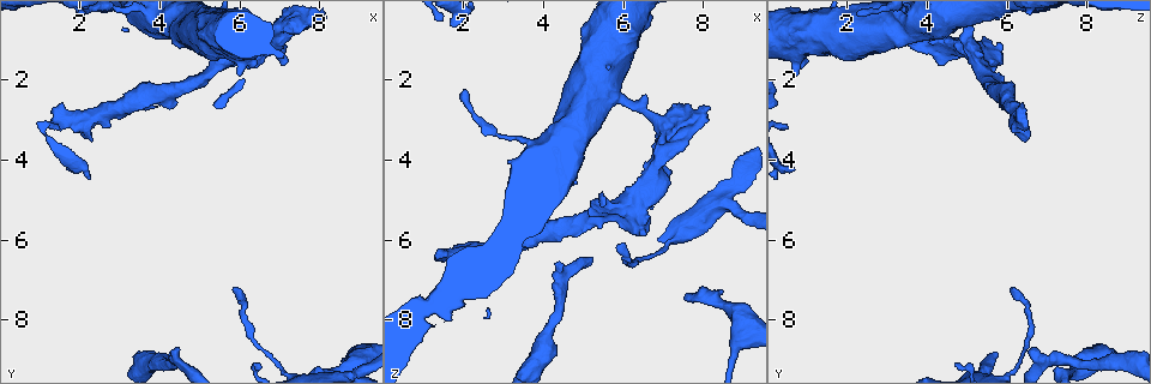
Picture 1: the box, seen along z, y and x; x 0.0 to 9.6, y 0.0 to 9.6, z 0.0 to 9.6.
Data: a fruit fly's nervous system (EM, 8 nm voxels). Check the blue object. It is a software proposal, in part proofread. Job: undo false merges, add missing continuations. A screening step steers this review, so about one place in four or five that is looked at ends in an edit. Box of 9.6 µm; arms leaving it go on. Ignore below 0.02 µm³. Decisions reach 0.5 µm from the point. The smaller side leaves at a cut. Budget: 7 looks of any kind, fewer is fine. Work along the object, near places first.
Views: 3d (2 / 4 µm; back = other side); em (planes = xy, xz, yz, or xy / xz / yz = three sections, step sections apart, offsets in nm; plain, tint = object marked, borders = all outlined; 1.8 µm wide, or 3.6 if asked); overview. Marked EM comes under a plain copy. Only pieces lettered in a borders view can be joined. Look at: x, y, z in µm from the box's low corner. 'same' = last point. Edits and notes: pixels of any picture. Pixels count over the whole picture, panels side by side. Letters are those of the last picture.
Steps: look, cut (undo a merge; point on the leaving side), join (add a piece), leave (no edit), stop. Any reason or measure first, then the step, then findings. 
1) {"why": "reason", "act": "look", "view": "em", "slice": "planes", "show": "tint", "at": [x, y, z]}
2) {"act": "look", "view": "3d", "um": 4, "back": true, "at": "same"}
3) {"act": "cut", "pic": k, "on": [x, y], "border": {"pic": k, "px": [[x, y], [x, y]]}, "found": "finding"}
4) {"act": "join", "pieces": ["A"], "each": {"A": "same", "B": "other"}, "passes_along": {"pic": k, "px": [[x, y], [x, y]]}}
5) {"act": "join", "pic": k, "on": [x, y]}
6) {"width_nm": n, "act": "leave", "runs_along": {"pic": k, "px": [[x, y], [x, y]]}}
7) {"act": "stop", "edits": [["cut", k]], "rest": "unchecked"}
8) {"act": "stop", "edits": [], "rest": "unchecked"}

{"why": "sudden change in width", "act": "look", "view": "em", "slice": "planes", "show": "borders", "at": [7.15, 0.60, 3.20]}

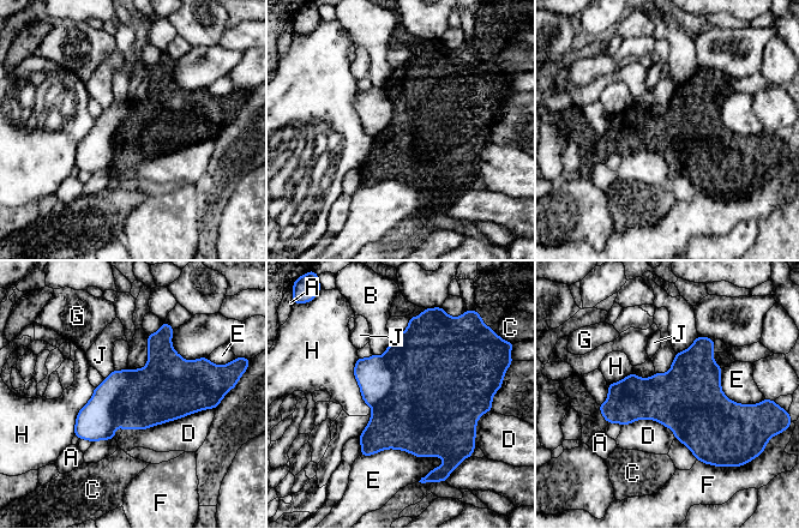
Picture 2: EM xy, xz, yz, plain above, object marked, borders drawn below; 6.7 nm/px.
{"width_nm": 400, "act": "cut", "pic": 2, "on": [428, 379], "each": {"A": "other", "B": "other", "C": "other", "D": "other", "E": "other", "F": "other", "G": "other", "H": "other", "J": "other"}, "border": {"pic": 2, "px": [[383, 356], [391, 390], [372, 407]]}, "found": "a second neuron is stuck on"}

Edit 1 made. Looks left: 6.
{"why": "free end", "act": "look", "view": "em", "um": 3.6, "slice": "planes", "show": "tint", "at": [5.85, 7.25, 6.15]}

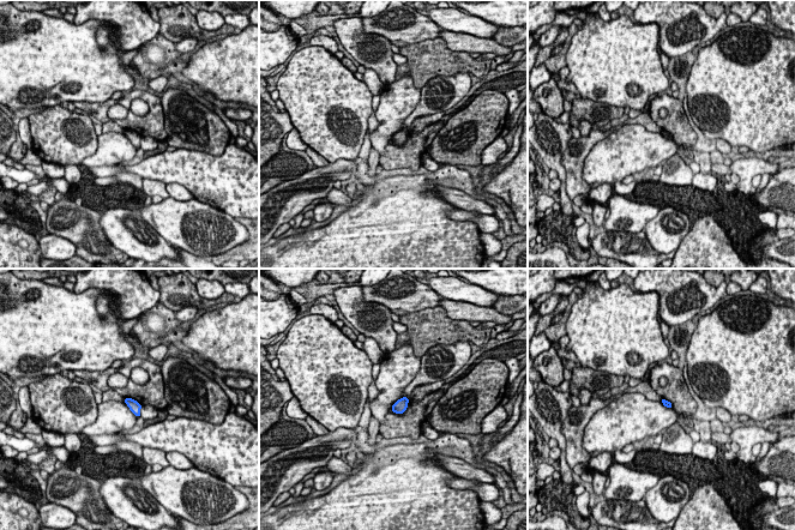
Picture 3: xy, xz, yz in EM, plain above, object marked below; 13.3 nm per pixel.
{"why": "what lies round it", "act": "look", "view": "em", "um": 3.6, "slice": "planes", "show": "borders", "at": "same"}

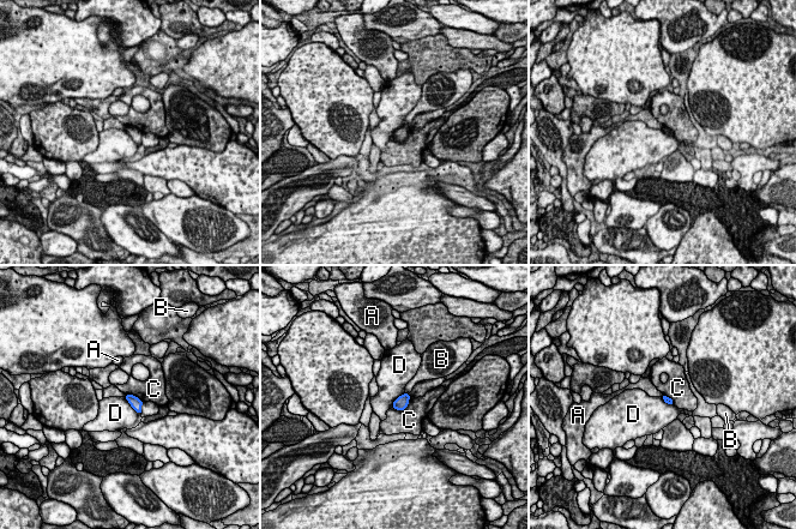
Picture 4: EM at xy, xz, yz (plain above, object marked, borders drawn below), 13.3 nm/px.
{"act": "leave", "each": {"A": "other", "B": "other", "C": "other", "D": "other"}, "border": {"pic": 4, "px": [[124, 397], [140, 414]]}, "found": "no lettered piece goes on from it"}

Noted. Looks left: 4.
{"act": "stop", "edits": [["cut", 2]], "rest": "unchecked"}

